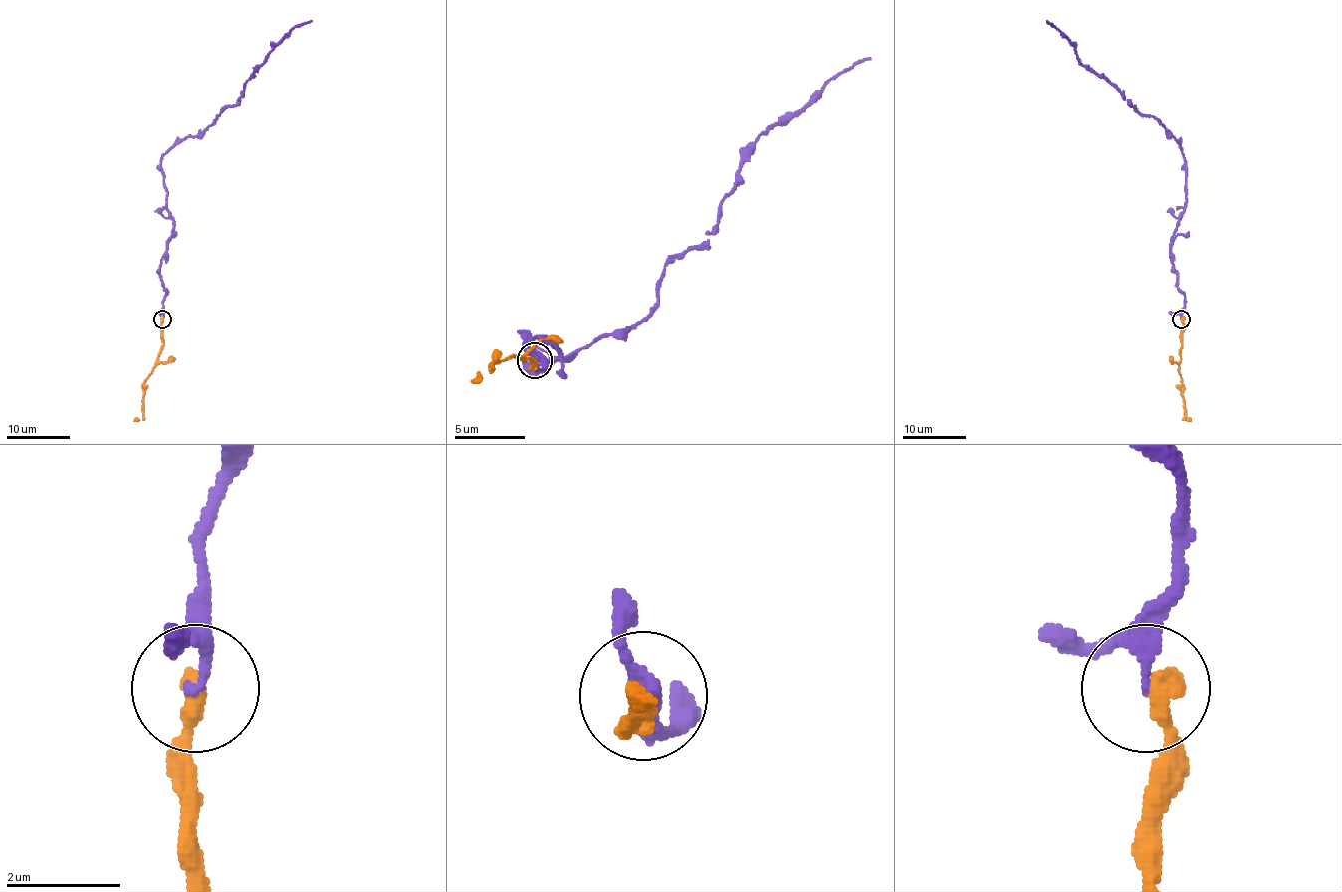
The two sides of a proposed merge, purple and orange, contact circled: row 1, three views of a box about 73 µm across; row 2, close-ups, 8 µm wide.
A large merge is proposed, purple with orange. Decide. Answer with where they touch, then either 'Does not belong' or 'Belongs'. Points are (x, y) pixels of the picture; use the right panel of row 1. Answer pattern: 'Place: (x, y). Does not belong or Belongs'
Place: (1181, 319). Belongs

